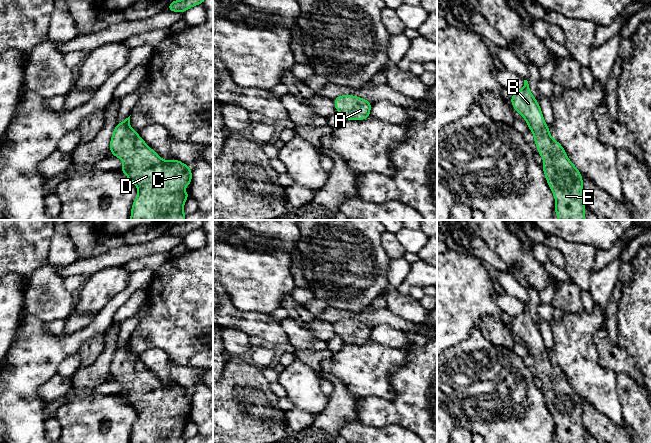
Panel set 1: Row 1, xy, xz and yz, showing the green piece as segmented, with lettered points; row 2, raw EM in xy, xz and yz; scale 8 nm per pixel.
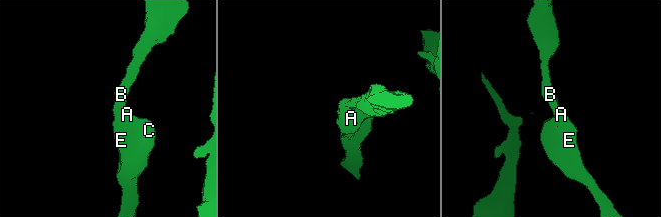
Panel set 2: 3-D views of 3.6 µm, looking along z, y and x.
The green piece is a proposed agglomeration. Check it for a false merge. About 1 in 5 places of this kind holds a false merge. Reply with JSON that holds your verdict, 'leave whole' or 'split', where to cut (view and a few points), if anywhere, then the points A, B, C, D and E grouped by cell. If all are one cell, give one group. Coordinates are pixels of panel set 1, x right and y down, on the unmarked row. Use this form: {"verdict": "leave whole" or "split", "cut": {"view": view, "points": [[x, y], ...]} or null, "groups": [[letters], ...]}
{"verdict": "leave whole", "cut": null, "groups": [["A", "B", "C", "D", "E"]]}

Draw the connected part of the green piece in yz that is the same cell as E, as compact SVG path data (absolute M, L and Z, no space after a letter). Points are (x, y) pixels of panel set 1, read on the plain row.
M524 304L524 311L511 320L511 327L533 357L537 376L543 382L542 392L546 405L555 422L557 442L586 443L581 397L569 384L562 369L551 361L539 327L532 319L527 304Z

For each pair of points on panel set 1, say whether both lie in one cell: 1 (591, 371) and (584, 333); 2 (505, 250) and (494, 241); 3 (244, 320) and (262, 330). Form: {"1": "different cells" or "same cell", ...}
{"1": "same cell", "2": "same cell", "3": "same cell"}

